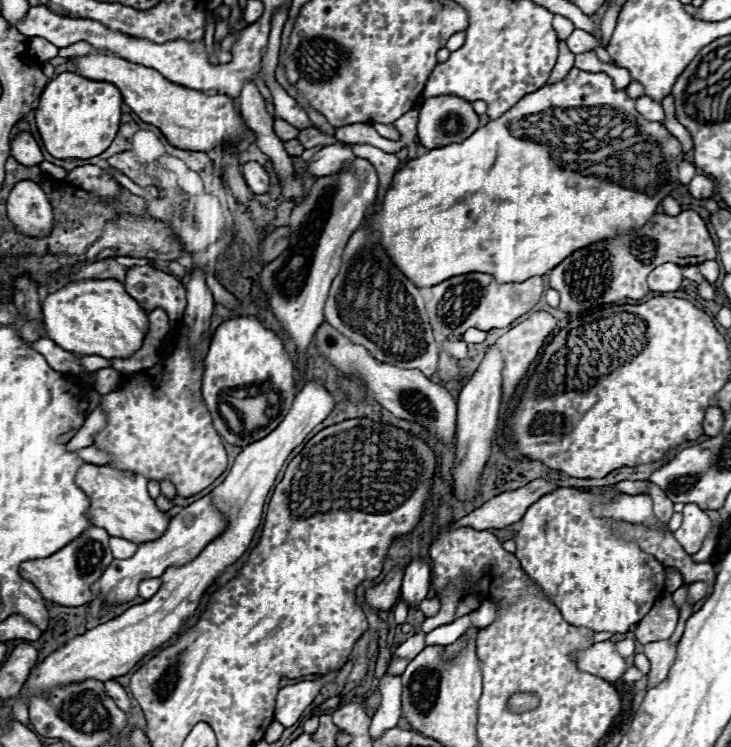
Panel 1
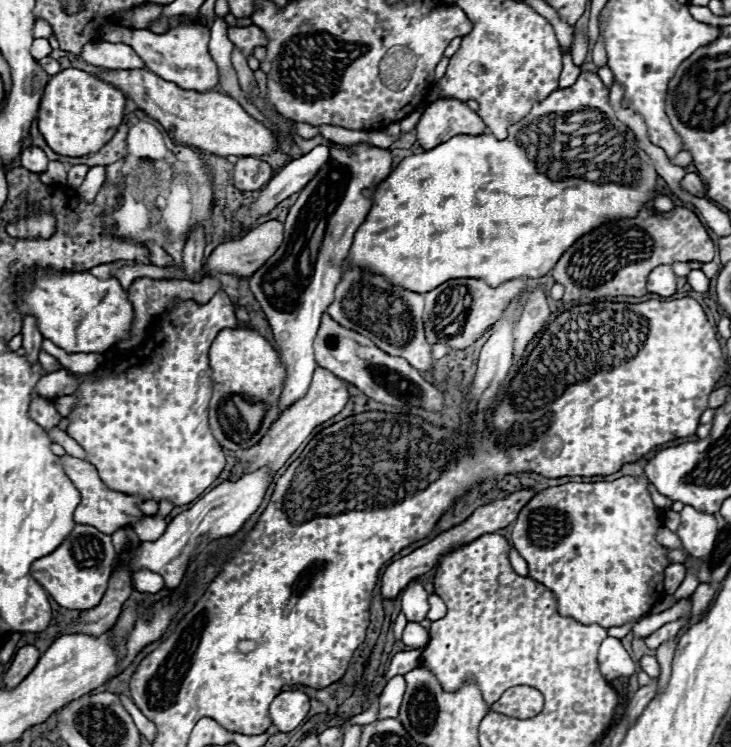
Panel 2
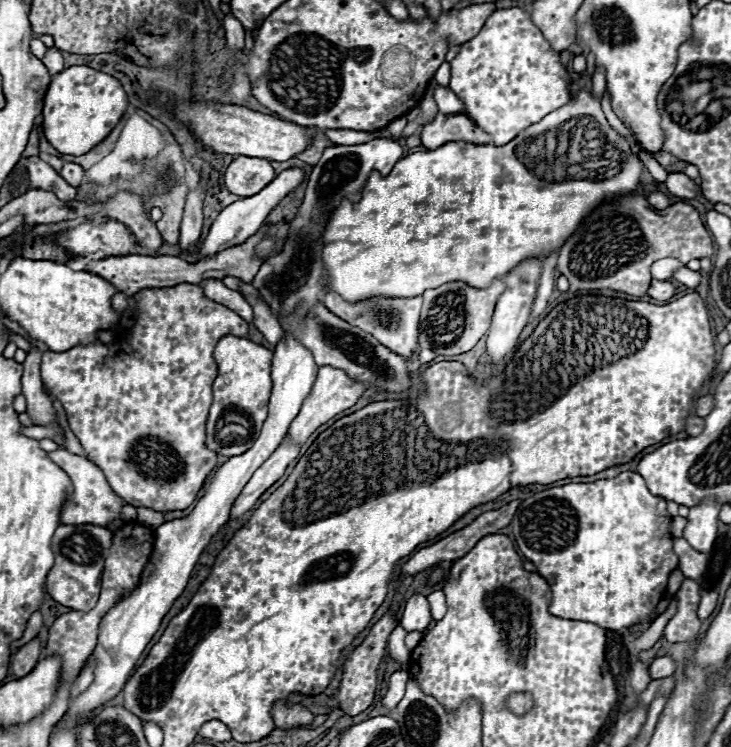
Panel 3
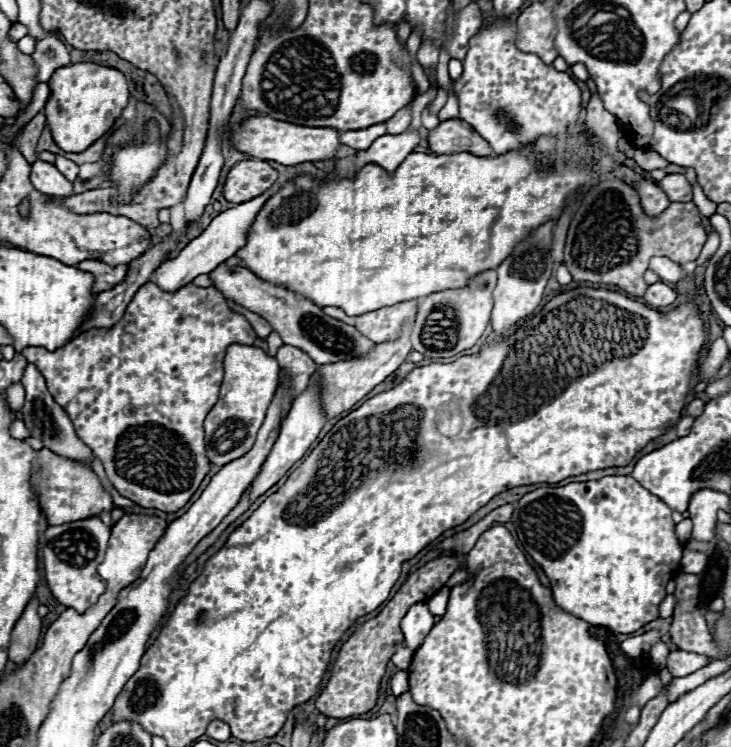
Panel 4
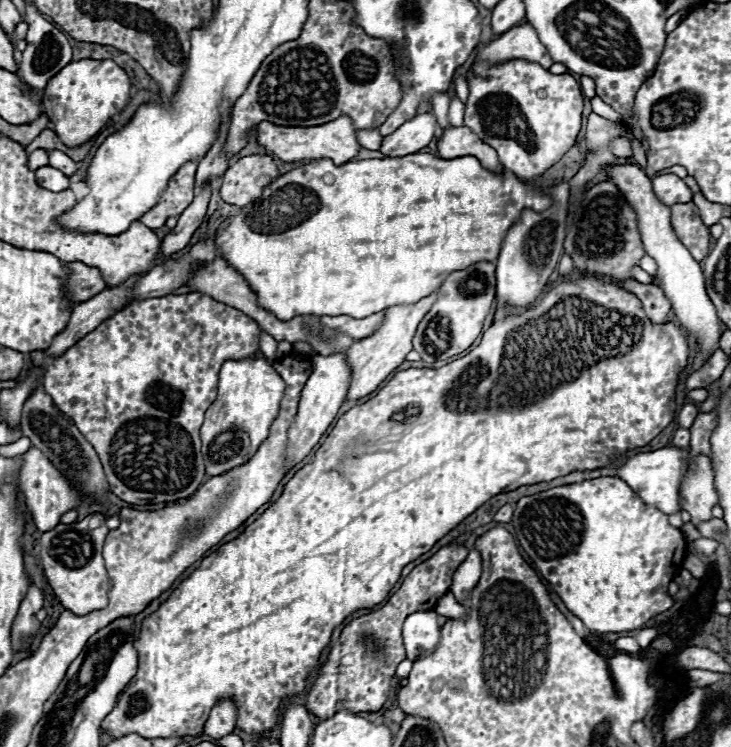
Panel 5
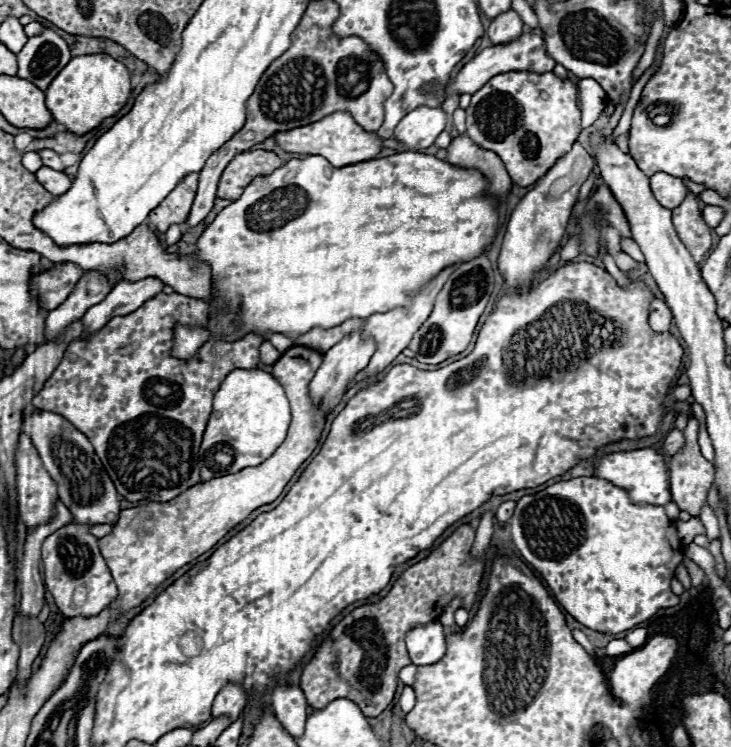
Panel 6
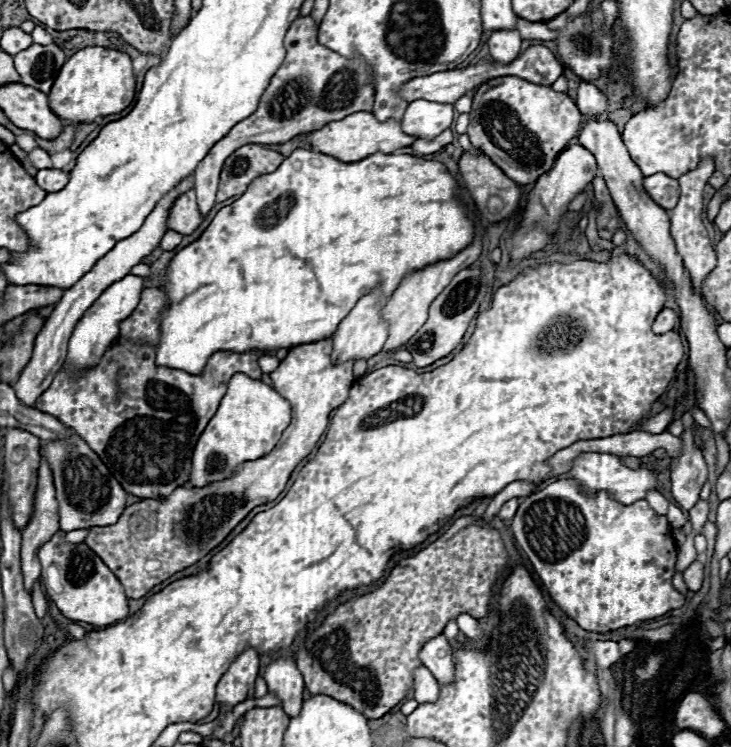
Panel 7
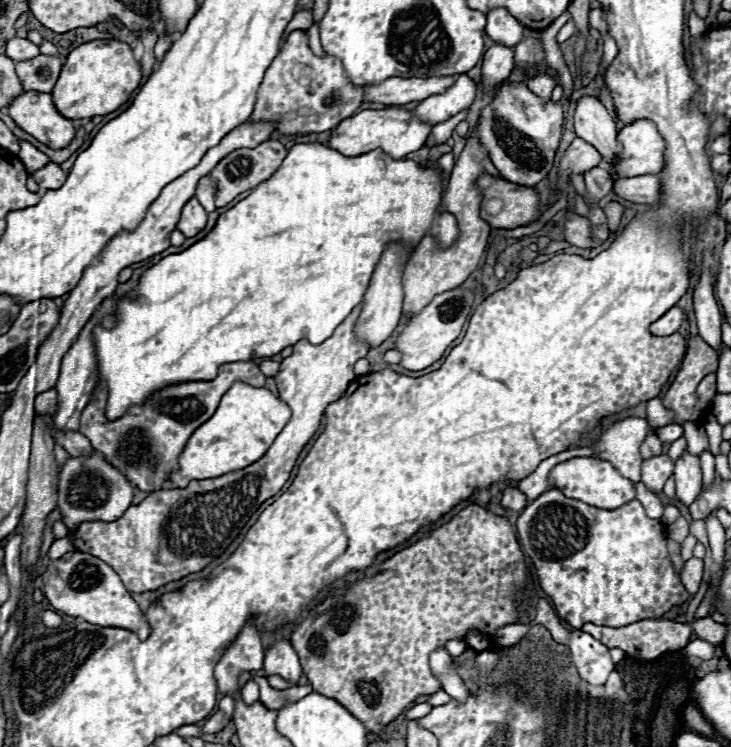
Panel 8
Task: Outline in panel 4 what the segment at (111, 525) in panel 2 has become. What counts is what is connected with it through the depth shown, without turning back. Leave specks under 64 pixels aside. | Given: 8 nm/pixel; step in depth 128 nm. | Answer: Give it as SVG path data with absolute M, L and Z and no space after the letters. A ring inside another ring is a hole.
M46 448L38 452L38 472L32 476L34 490L38 492L38 500L42 504L42 512L48 520L48 524L68 524L86 520L92 516L100 516L102 512L112 512L114 502L108 490L100 484L100 478L92 472L90 466L58 456Z

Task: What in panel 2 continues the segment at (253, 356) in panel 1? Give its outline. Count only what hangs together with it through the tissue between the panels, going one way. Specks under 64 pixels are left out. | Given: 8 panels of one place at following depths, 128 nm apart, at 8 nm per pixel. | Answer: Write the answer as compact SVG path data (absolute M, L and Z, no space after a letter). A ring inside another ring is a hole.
M224 328L216 336L210 348L210 368L212 368L212 400L210 400L210 420L218 420L216 410L220 400L240 394L246 398L252 398L252 402L264 402L268 406L268 414L260 426L260 430L250 438L248 446L256 444L270 428L270 424L278 418L278 400L282 394L282 384L286 376L286 368L280 362L278 352L272 348L272 344L262 338L254 328Z

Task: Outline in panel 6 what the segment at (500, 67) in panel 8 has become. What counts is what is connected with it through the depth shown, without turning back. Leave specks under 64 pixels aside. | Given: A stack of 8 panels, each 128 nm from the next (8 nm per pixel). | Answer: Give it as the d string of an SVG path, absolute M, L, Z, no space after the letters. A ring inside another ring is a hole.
M510 8L508 12L502 12L492 20L492 24L488 28L488 36L490 36L492 44L506 44L510 40L516 40L522 34L522 26L524 26L524 22Z

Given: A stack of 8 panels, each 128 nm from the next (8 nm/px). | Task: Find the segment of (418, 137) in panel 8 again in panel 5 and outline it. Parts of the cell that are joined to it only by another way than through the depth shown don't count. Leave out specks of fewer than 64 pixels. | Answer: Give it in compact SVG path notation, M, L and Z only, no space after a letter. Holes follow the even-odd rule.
M340 116L338 120L326 122L322 126L276 126L270 122L260 122L256 126L256 140L258 144L266 150L266 154L276 156L282 162L298 162L298 160L320 160L320 158L330 158L334 164L346 164L352 160L360 144L356 142L356 130L352 128L352 120L348 116Z

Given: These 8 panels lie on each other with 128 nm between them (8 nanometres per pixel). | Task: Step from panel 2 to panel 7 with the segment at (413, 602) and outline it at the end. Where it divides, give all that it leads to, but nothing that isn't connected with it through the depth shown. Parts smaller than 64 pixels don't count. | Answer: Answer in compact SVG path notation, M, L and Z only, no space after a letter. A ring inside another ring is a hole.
M438 634L424 642L424 646L418 652L418 658L422 666L426 666L438 682L446 684L454 676L454 662L452 662L452 648L444 634Z

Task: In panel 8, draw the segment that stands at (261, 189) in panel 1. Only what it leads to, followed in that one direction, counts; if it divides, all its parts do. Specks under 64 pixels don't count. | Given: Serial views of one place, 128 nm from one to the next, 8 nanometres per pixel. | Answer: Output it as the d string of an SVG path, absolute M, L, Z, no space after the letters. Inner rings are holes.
M266 140L266 142L258 144L256 148L240 148L240 150L230 152L212 170L212 176L214 176L214 182L216 182L216 206L222 208L228 202L232 202L238 194L252 190L260 182L268 180L276 172L276 168L282 164L284 158L286 158L286 148L278 140Z

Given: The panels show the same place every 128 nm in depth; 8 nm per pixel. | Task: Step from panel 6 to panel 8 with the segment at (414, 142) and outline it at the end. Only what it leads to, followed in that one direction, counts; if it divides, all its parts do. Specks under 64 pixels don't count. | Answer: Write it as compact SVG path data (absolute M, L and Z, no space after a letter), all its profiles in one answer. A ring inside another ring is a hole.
M460 74L454 86L450 86L444 94L422 100L416 108L412 108L412 114L418 120L436 126L440 122L446 122L460 110L468 108L474 102L474 96L476 96L476 84L466 74Z

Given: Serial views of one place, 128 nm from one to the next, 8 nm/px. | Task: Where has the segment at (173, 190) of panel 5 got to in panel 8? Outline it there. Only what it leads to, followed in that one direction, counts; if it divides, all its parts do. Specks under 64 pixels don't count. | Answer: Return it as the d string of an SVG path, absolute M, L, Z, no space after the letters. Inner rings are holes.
M192 198L182 208L182 216L180 216L180 222L178 222L178 230L186 238L192 238L192 236L196 236L206 226L206 216L208 216L208 212L200 206L200 202L196 198Z

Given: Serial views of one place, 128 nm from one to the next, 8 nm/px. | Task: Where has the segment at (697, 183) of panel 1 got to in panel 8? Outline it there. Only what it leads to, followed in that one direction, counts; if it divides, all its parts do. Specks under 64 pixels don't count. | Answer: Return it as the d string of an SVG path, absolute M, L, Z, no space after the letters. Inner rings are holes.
M634 176L622 178L614 184L614 192L630 202L658 204L660 202L660 178L658 176Z

